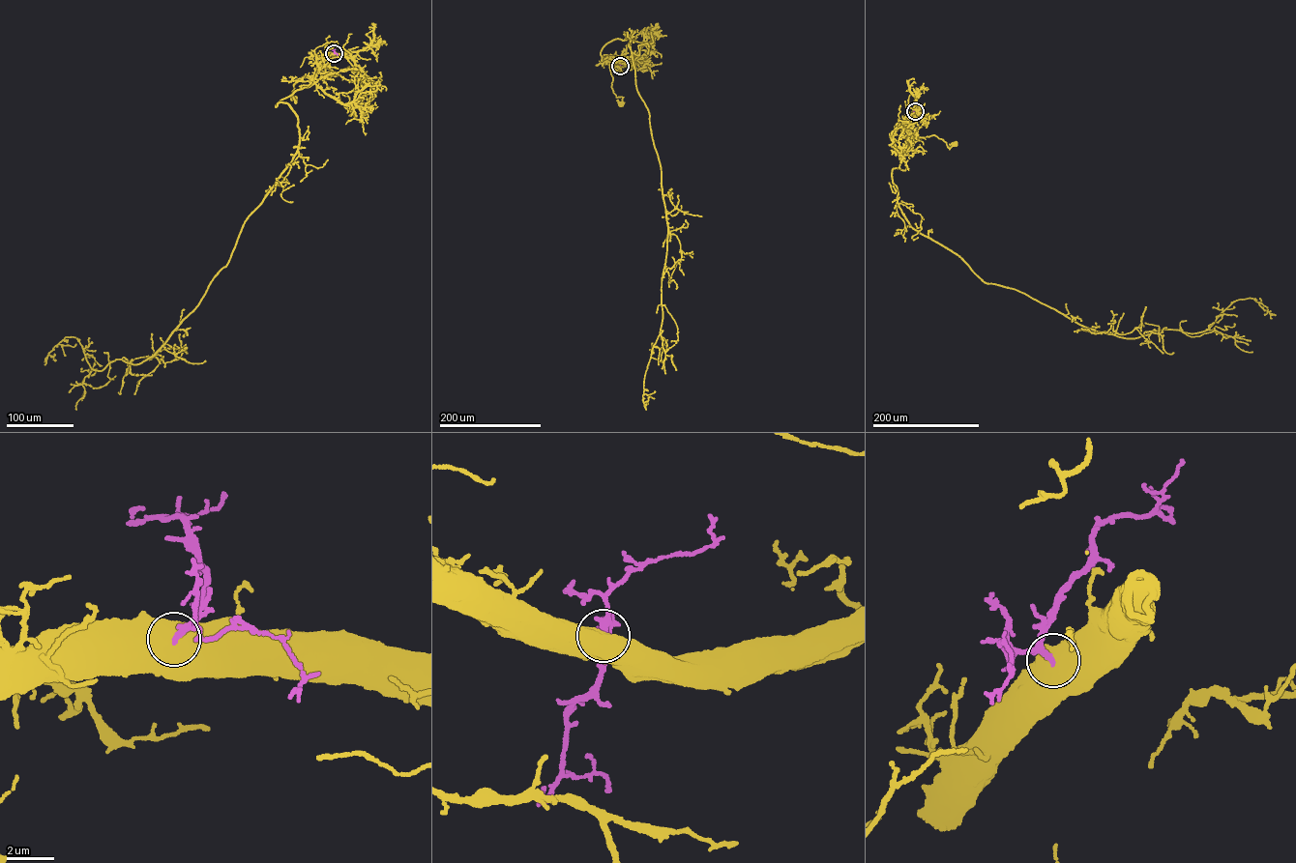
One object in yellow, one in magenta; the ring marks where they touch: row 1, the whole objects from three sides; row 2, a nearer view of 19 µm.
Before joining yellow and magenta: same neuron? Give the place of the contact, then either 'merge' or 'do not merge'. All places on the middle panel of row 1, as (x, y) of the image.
(620, 66) | merge

